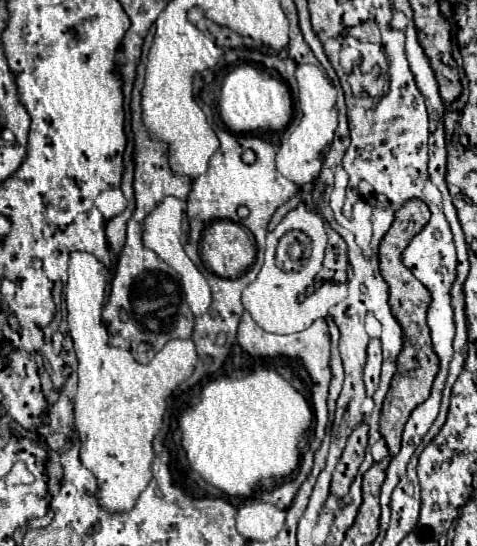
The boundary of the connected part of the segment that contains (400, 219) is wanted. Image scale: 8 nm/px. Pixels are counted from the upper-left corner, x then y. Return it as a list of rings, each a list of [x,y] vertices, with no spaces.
[[[409,199],[407,203],[401,205],[401,209],[395,211],[393,225],[389,227],[389,231],[385,233],[385,237],[379,243],[379,267],[381,267],[383,279],[389,285],[391,313],[403,329],[403,349],[397,357],[397,373],[391,379],[391,387],[387,391],[387,397],[385,397],[383,409],[381,409],[381,417],[379,417],[379,427],[381,427],[383,439],[387,441],[389,457],[395,457],[399,453],[403,427],[405,427],[411,411],[429,397],[435,373],[439,371],[439,359],[435,357],[435,353],[431,349],[429,327],[425,323],[427,305],[431,303],[431,295],[427,293],[423,283],[417,281],[413,277],[413,273],[401,263],[403,245],[407,245],[407,241],[411,241],[411,237],[415,233],[419,233],[419,229],[423,229],[423,225],[429,221],[429,215],[431,215],[429,207],[421,199]]]

